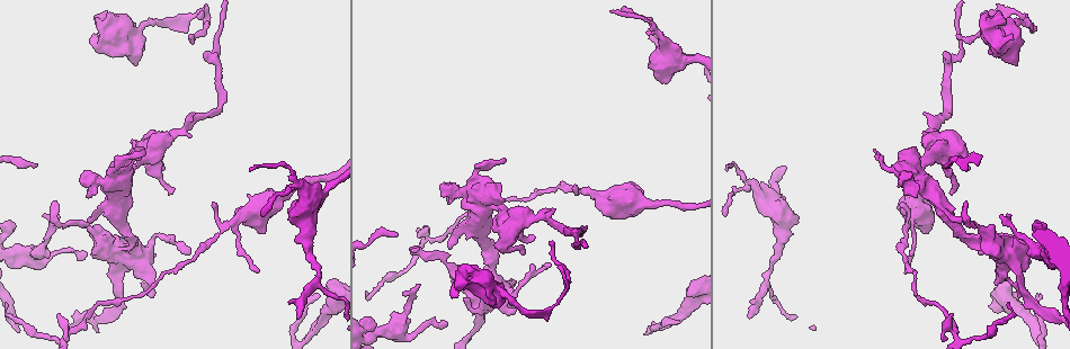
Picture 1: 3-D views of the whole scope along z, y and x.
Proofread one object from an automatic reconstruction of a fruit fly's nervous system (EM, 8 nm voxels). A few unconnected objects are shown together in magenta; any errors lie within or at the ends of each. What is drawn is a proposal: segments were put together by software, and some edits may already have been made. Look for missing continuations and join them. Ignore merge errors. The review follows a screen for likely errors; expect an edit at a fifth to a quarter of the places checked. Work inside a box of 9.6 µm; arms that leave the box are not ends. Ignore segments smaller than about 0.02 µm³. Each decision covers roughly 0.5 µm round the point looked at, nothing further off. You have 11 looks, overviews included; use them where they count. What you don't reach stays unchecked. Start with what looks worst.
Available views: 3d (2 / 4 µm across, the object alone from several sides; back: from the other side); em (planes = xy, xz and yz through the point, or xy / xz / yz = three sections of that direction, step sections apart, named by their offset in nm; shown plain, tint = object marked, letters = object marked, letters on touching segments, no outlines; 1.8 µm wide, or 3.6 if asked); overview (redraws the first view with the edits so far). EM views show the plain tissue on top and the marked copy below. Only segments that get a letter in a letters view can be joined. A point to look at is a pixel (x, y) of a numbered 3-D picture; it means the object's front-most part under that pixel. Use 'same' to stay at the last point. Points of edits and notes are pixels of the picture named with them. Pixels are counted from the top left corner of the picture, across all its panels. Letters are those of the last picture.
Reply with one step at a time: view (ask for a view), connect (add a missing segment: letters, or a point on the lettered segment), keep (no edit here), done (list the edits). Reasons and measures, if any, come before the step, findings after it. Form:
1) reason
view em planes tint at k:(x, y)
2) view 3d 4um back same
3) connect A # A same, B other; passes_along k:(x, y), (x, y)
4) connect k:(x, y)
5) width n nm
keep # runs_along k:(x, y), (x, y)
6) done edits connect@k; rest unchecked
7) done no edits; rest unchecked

view 3d 2um at 1:(747, 316)

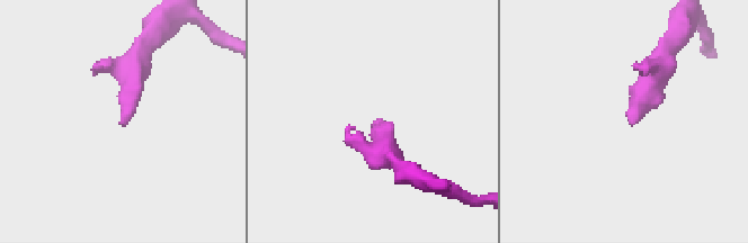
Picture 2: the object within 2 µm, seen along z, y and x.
view em yz step 8 tint at 2:(376, 124)

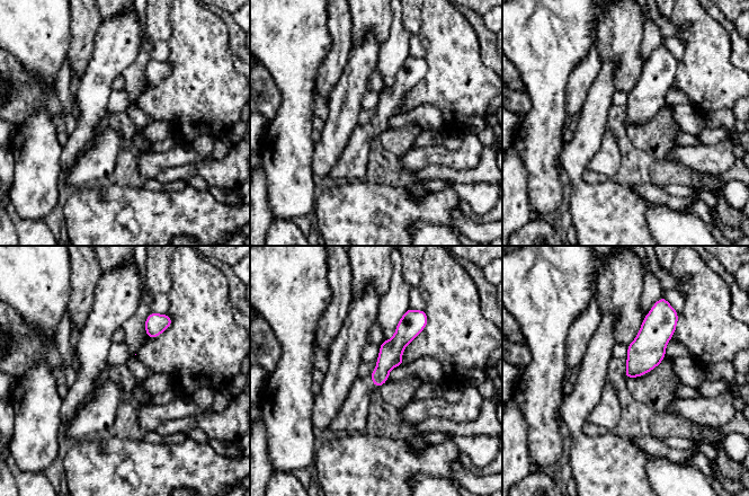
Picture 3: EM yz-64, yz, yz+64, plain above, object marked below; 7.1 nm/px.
view em planes letters same

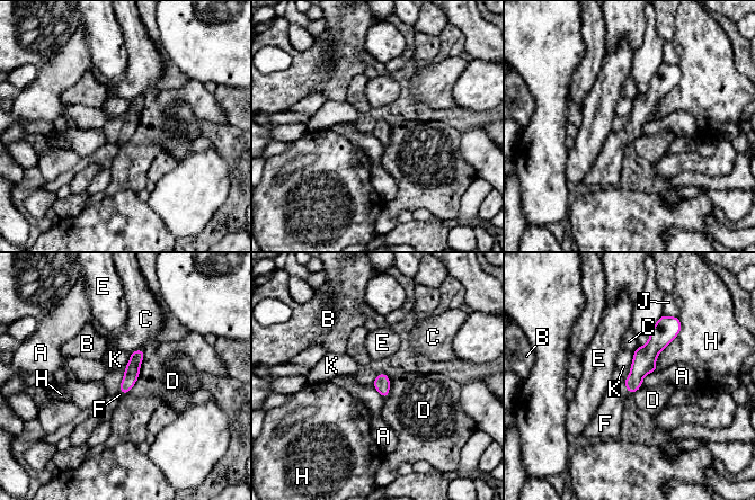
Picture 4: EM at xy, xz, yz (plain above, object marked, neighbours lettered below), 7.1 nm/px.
connect F # A other, B other, C other, D other, E other, F same, H other, J other, K other; passes_along 4:(644, 362), (627, 389), (607, 418); it goes on there

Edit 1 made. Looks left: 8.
an open end
view em planes letters at 1:(916, 195)

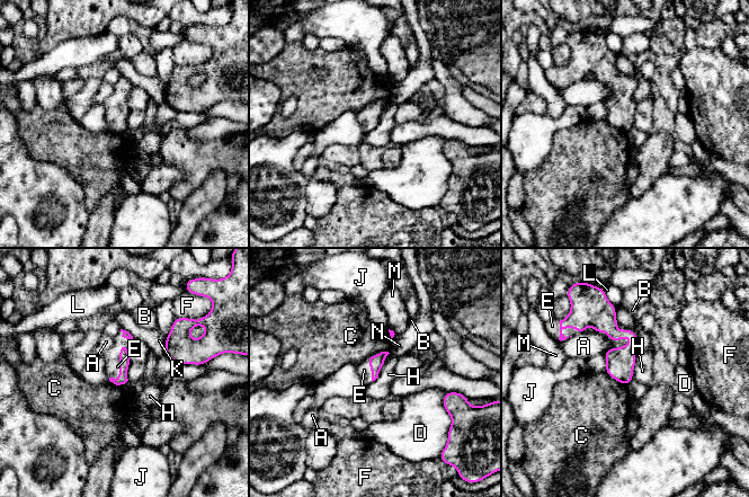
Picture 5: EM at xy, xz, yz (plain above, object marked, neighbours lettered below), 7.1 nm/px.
connect E # A other, B other, C other, D other, E same, F other, H other, J other, K other, L other, M other, N other; passes_along 5:(124, 360), (119, 362), (112, 356); it goes on there

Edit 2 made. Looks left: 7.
view overview

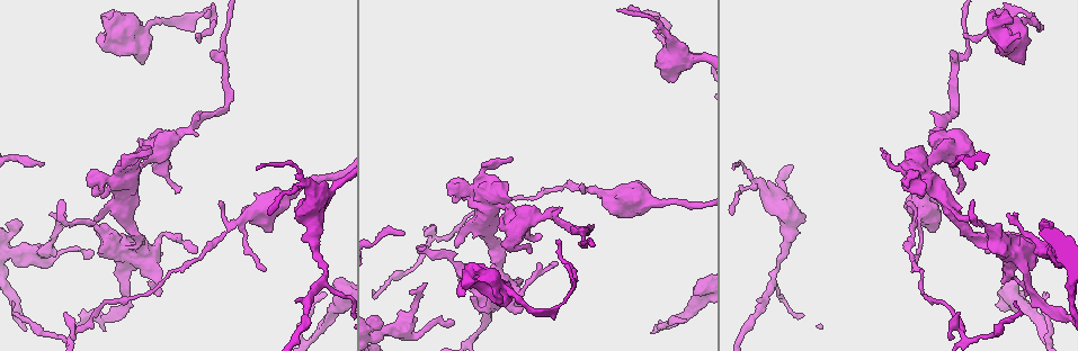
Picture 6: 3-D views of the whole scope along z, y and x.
an open end
view 3d 4um at 6:(1020, 38)

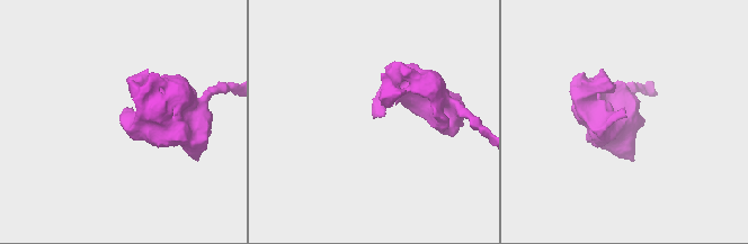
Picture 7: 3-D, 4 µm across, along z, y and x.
view em planes letters at 7:(624, 116)

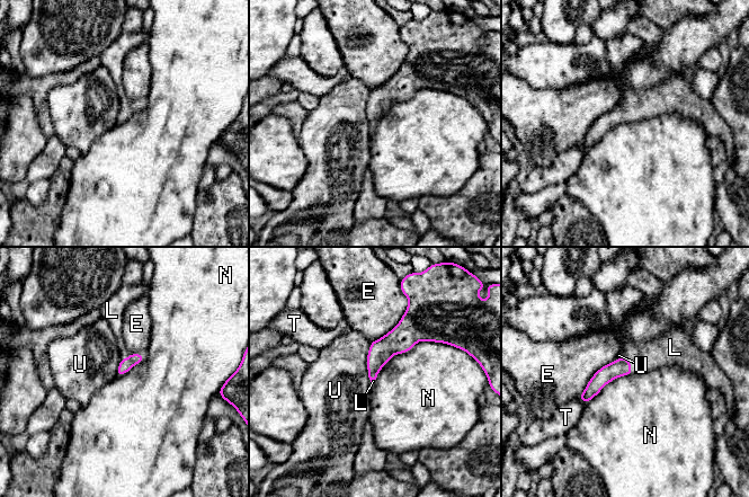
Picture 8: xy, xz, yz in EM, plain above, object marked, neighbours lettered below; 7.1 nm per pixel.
connect L # E other, L same, N other, T other, U other; the neuron continues

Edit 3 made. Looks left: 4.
free end
view 3d 4um at 6:(1058, 264)

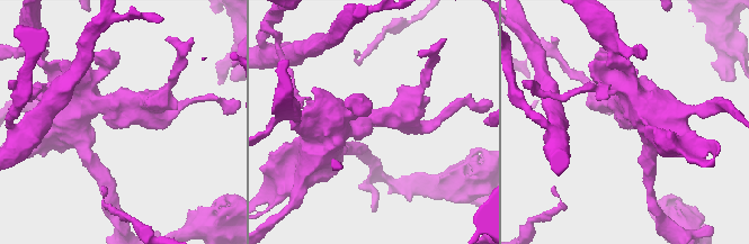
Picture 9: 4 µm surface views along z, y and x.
view em planes letters at 9:(624, 128)

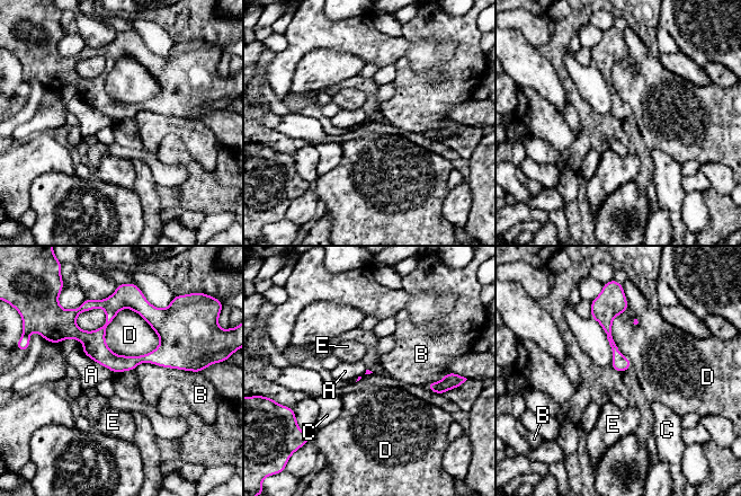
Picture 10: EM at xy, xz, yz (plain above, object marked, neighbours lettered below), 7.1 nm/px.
keep # A other, B other, C other, D other, E other; runs_along 10:(112, 304), (148, 315), (185, 366); none of them fits

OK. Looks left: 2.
free end
view 3d 2um at 6:(425, 236)

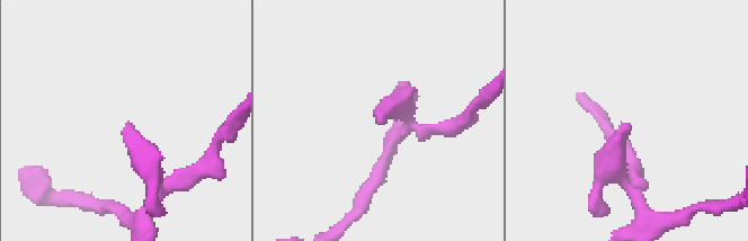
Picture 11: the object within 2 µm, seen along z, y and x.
shape alone is not enough
view em planes letters at 11:(382, 119)

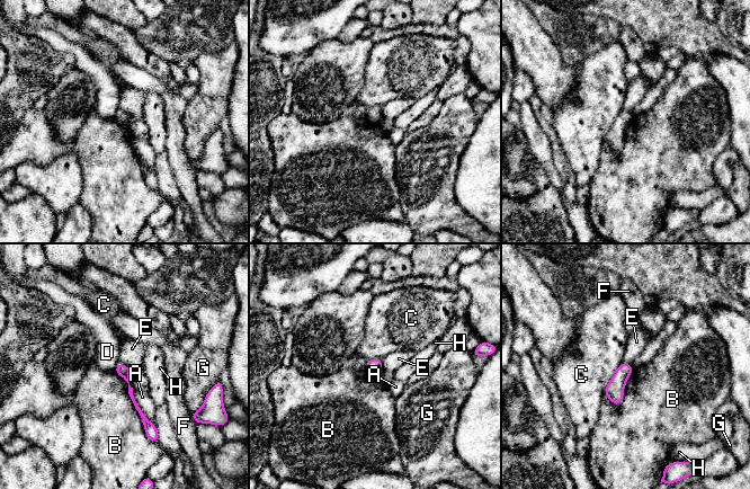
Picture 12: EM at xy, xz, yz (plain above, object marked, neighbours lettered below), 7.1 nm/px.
keep # A other, B other, C other, D other, E other, F other, G other, H other; no lettered segment goes on from it

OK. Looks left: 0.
done edits connect@4, connect@5, connect@8; rest unchecked

